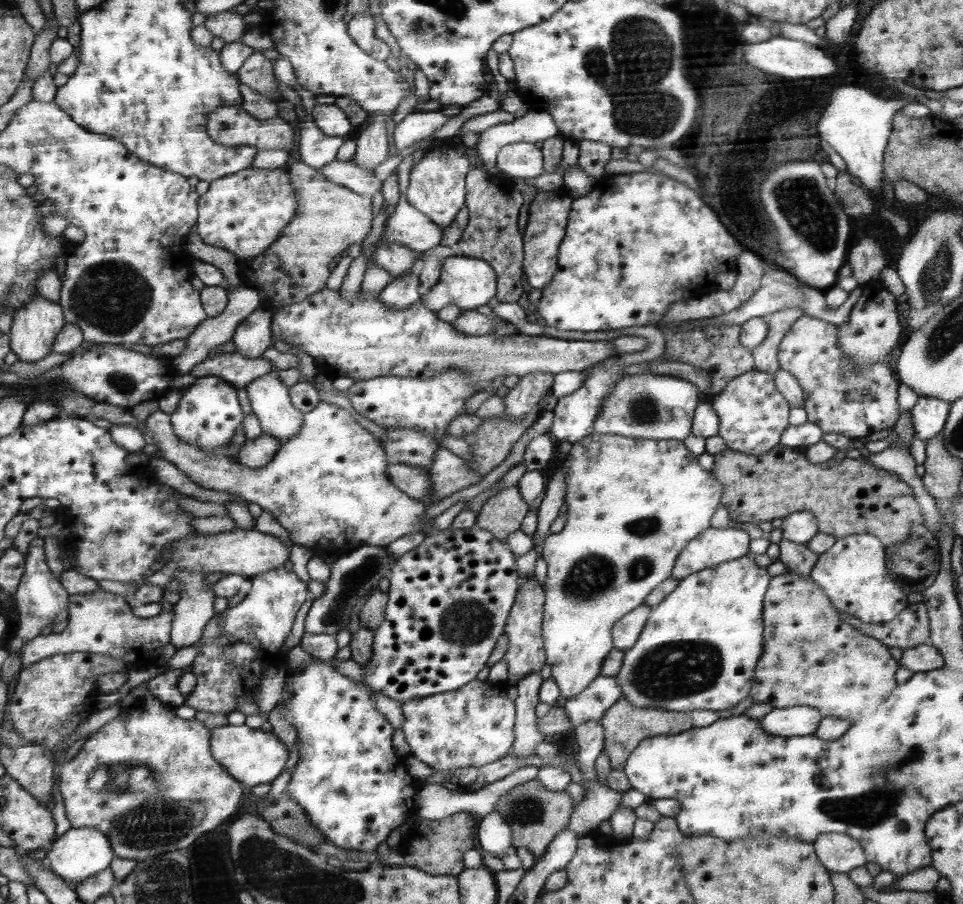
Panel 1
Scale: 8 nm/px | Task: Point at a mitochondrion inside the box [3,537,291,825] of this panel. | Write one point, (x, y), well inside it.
(111, 778)

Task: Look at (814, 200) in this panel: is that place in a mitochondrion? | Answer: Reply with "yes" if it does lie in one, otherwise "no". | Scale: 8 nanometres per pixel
yes

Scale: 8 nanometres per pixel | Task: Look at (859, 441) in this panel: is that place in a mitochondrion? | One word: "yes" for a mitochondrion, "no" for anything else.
no

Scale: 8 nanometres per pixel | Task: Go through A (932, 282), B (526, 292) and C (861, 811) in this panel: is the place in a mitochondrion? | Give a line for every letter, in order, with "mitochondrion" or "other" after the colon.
A: mitochondrion
B: other
C: mitochondrion

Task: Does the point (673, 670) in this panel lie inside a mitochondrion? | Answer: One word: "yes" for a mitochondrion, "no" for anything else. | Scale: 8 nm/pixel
yes

